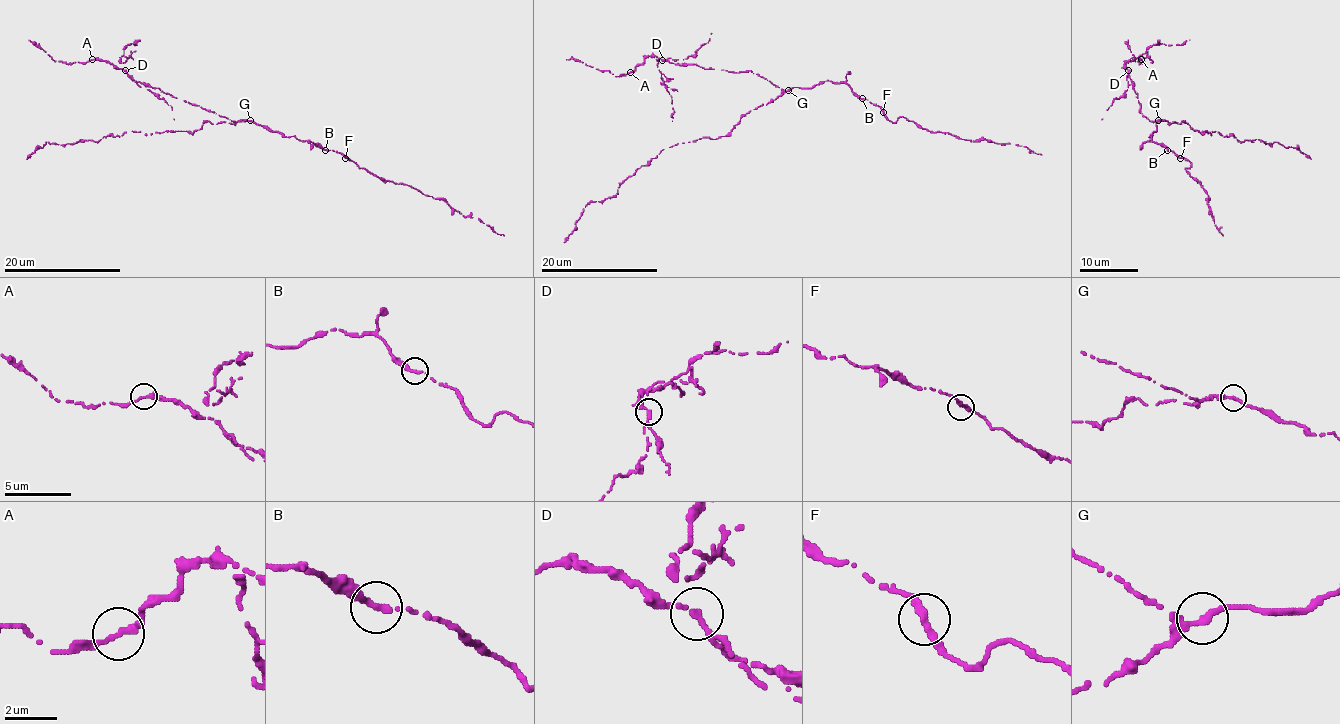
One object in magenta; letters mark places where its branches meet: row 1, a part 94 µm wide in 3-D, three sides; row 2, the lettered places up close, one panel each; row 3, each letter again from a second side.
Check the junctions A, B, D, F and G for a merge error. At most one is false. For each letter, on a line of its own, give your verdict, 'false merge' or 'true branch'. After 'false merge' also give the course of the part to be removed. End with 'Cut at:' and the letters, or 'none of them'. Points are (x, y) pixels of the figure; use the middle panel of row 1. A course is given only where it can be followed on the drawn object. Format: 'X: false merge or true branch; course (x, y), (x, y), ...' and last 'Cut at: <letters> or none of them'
A: true branch
B: true branch
D: false merge; course (662, 60), (693, 56), (712, 33)
F: true branch
G: true branch
Cut at: D

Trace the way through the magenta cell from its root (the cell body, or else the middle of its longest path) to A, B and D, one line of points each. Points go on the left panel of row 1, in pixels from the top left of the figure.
A: (252, 122), (233, 122), (158, 88), (133, 81), (125, 71), (111, 63), (92, 59)
B: (252, 122), (285, 136), (310, 141), (325, 150)
D: (252, 122), (233, 122), (158, 88), (133, 81), (125, 71)

